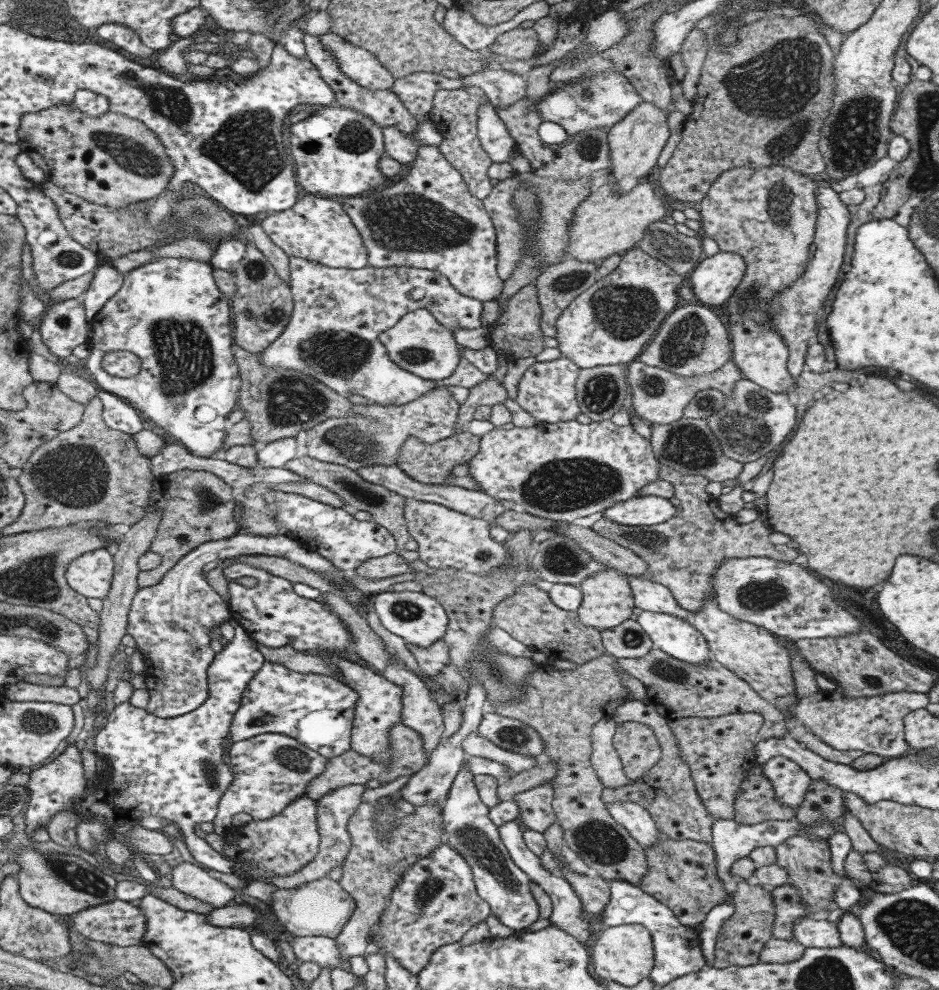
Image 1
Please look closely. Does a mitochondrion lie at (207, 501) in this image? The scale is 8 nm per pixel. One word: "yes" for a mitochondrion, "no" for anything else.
yes

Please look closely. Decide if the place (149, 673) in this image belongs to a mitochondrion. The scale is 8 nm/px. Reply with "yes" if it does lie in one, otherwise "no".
no

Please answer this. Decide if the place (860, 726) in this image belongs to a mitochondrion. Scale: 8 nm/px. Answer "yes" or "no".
no

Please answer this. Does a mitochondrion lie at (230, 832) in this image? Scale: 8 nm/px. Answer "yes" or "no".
no

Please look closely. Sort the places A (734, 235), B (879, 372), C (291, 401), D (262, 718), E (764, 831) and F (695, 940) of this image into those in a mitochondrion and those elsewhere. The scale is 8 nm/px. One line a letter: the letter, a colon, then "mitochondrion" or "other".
A: other
B: other
C: mitochondrion
D: mitochondrion
E: other
F: other

